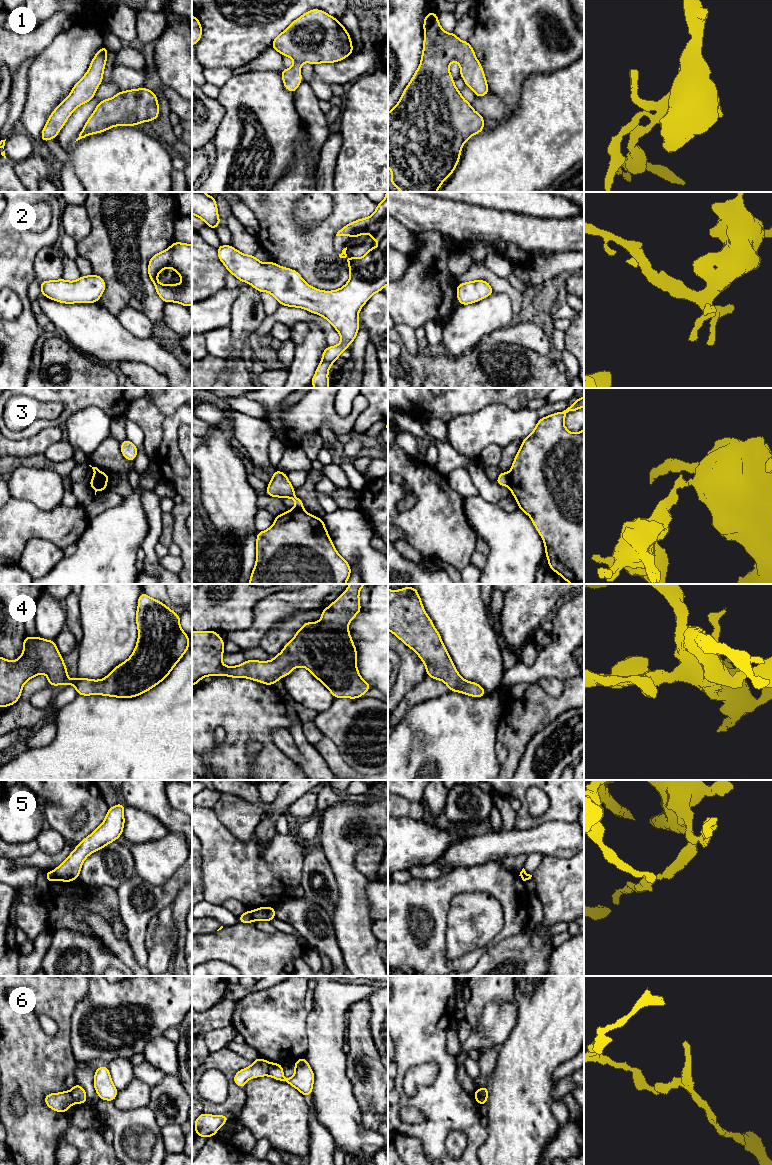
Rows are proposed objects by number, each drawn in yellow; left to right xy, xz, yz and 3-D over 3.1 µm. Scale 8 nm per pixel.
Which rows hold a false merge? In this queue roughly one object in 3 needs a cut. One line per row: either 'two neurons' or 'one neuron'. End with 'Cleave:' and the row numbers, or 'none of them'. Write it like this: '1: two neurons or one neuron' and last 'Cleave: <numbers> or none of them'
1: one neuron
2: one neuron
3: two neurons
4: one neuron
5: two neurons
6: two neurons
Cleave: 3, 5, 6

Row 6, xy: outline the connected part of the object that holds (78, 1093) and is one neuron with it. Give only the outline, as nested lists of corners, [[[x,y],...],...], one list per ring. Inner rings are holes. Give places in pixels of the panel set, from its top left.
[[[76,1083],[69,1092],[75,1103],[84,1104],[87,1102],[86,1091],[81,1085]]]

